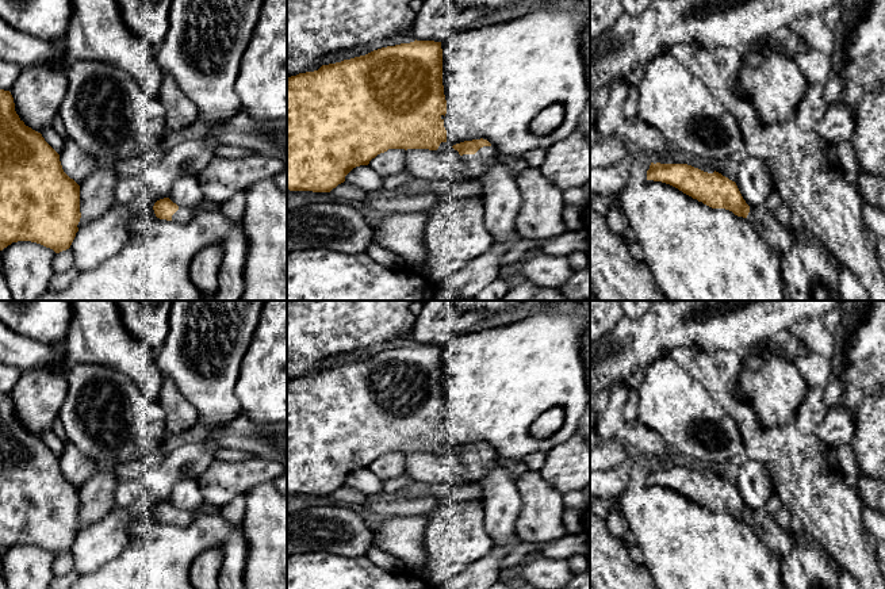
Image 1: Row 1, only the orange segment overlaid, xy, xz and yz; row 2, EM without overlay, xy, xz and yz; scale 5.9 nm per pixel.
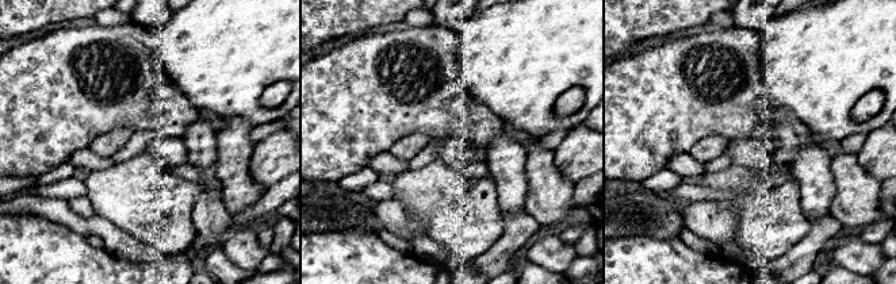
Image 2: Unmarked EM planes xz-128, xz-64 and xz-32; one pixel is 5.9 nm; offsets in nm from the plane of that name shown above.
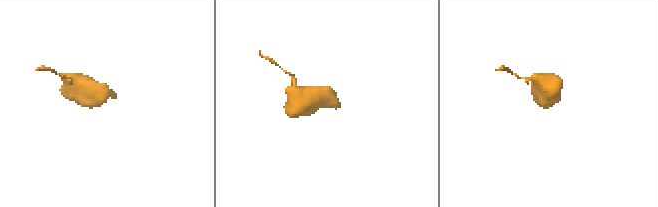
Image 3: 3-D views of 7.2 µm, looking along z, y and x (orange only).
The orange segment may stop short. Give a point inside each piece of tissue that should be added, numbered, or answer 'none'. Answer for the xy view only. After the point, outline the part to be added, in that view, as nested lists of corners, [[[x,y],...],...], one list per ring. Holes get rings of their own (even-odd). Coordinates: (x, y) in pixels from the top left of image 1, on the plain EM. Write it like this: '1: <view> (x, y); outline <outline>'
1: xy (182, 519); outline [[[179,510],[179,513],[172,519],[172,524],[185,527],[192,523],[195,513]]]

